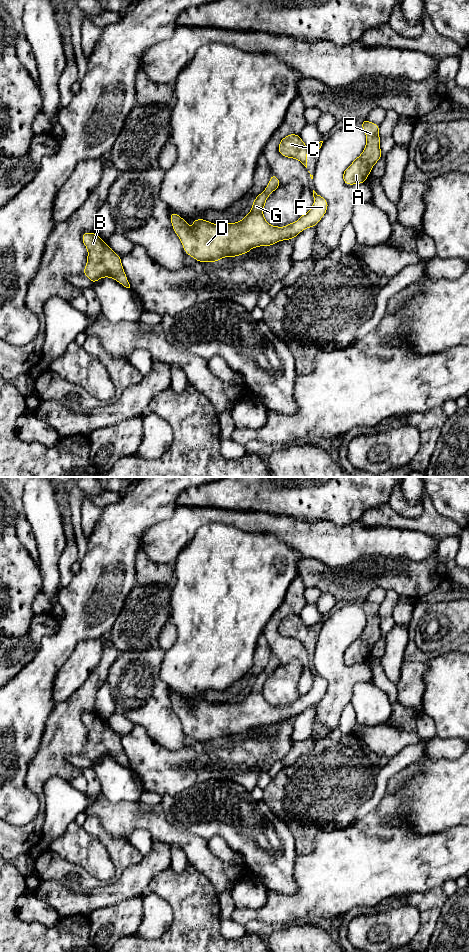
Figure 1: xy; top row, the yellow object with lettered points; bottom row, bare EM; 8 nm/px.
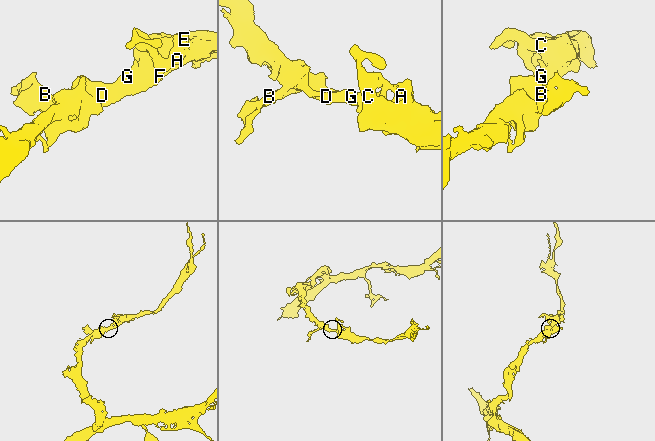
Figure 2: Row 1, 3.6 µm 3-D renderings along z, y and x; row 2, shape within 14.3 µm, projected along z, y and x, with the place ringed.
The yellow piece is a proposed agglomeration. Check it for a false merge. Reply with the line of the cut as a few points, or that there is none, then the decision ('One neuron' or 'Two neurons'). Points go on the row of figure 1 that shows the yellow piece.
No split. One neuron

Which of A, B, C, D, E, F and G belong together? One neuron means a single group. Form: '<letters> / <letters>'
A B C D E F G

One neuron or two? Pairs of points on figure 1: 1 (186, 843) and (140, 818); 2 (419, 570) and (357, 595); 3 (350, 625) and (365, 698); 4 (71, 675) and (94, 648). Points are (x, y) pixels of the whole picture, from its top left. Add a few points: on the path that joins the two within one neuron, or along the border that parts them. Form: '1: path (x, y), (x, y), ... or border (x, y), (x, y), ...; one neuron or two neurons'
1: path (175, 836), (162, 830), (151, 819); one neuron
2: path (403, 574), (385, 574), (378, 579), (372, 579); one neuron
3: border (371, 680), (358, 682), (353, 688), (349, 702); two neurons
4: path (77, 668), (87, 655); one neuron

